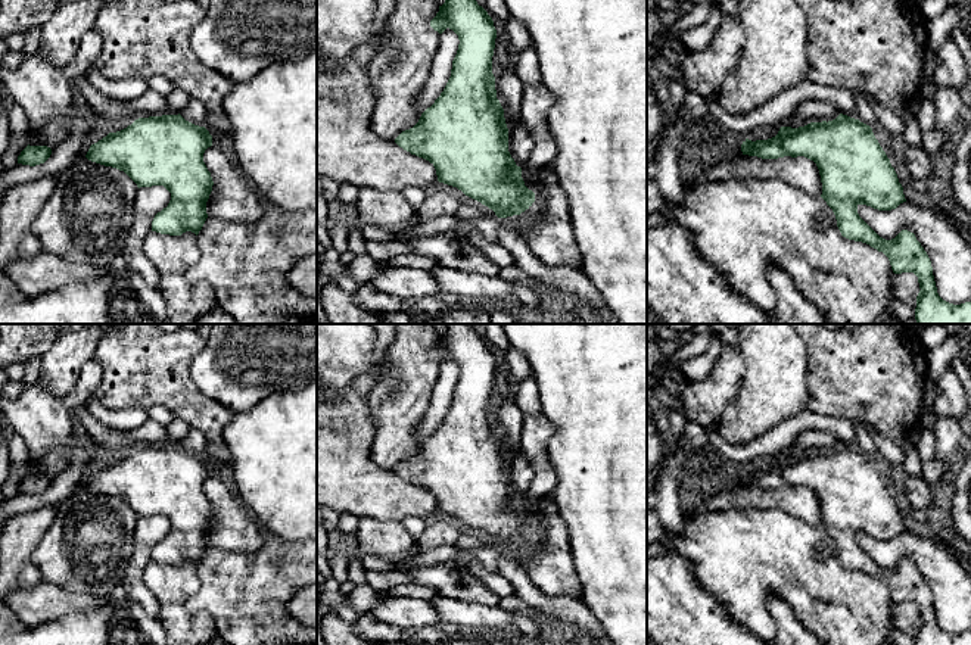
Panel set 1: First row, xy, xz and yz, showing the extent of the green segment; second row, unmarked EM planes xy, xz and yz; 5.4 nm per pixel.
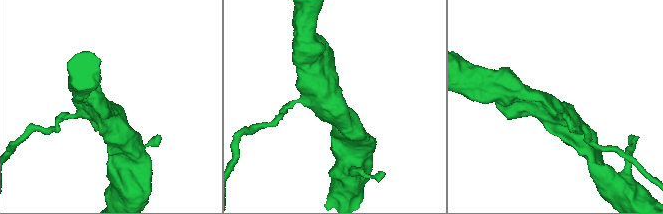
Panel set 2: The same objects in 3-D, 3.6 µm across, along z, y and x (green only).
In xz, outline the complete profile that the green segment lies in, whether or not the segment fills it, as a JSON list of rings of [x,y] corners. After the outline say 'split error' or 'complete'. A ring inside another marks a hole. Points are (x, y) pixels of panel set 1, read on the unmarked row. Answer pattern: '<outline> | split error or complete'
[[[448,324],[430,356],[439,364],[449,358],[458,365],[451,406],[435,433],[421,443],[413,458],[402,461],[395,473],[429,490],[439,512],[457,517],[492,539],[498,548],[520,545],[532,536],[535,523],[525,515],[522,498],[508,482],[508,458],[492,403],[497,368],[494,350],[470,324]]] | complete

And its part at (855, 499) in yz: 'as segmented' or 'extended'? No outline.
as segmented

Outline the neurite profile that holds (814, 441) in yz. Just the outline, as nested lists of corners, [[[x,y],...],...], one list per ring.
[[[809,430],[802,433],[791,449],[782,457],[799,458],[810,452],[832,451],[840,445],[838,439],[831,431]]]

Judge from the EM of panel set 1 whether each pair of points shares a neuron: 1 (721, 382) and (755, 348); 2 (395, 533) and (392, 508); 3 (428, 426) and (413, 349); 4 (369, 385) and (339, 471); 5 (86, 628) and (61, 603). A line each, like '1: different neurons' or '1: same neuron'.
1: different neurons
2: different neurons
3: different neurons
4: same neuron
5: different neurons

